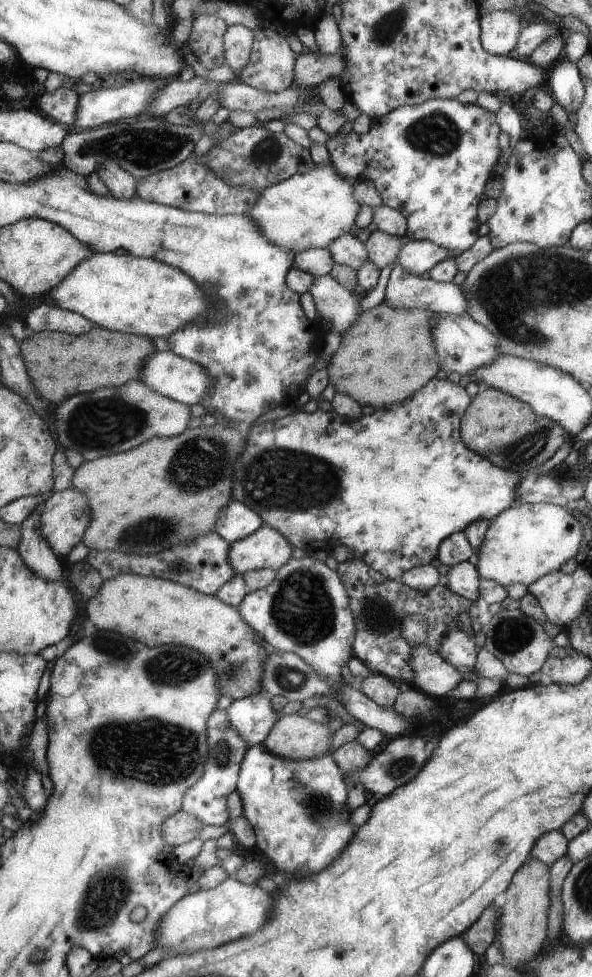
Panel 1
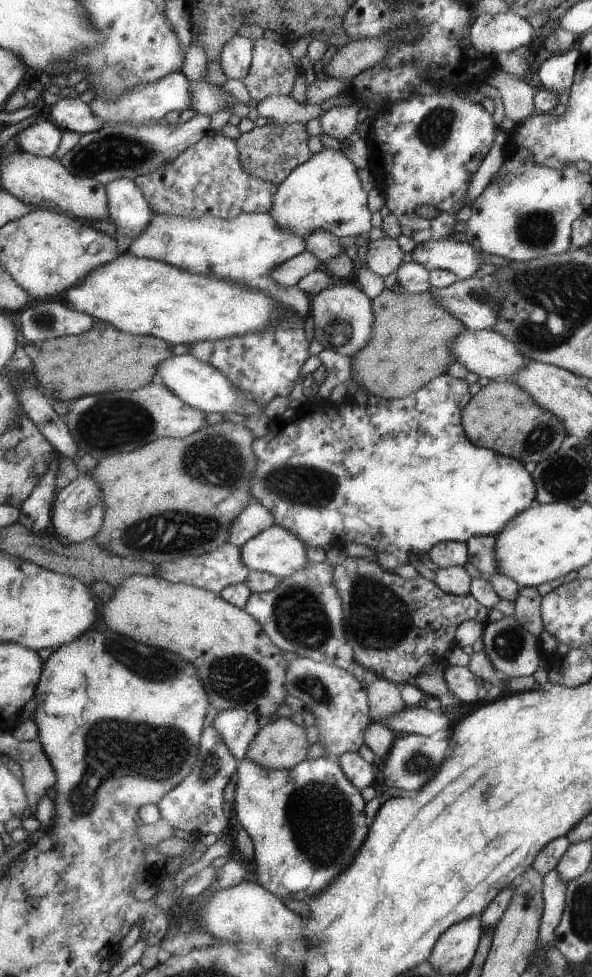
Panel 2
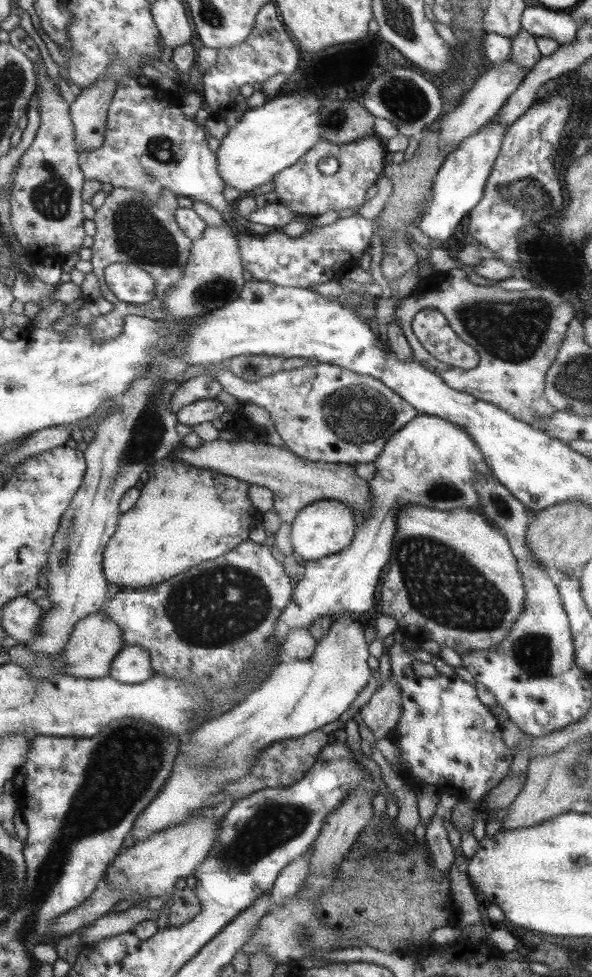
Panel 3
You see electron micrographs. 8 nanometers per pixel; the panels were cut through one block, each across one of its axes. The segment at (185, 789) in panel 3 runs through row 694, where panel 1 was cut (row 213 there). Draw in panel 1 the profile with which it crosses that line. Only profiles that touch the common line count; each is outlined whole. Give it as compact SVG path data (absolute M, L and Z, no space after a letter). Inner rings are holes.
M329 162L262 189L259 200L245 216L255 222L269 242L275 243L281 250L292 252L294 256L307 249L328 247L333 239L349 232L353 226L359 210L353 186L338 175Z

